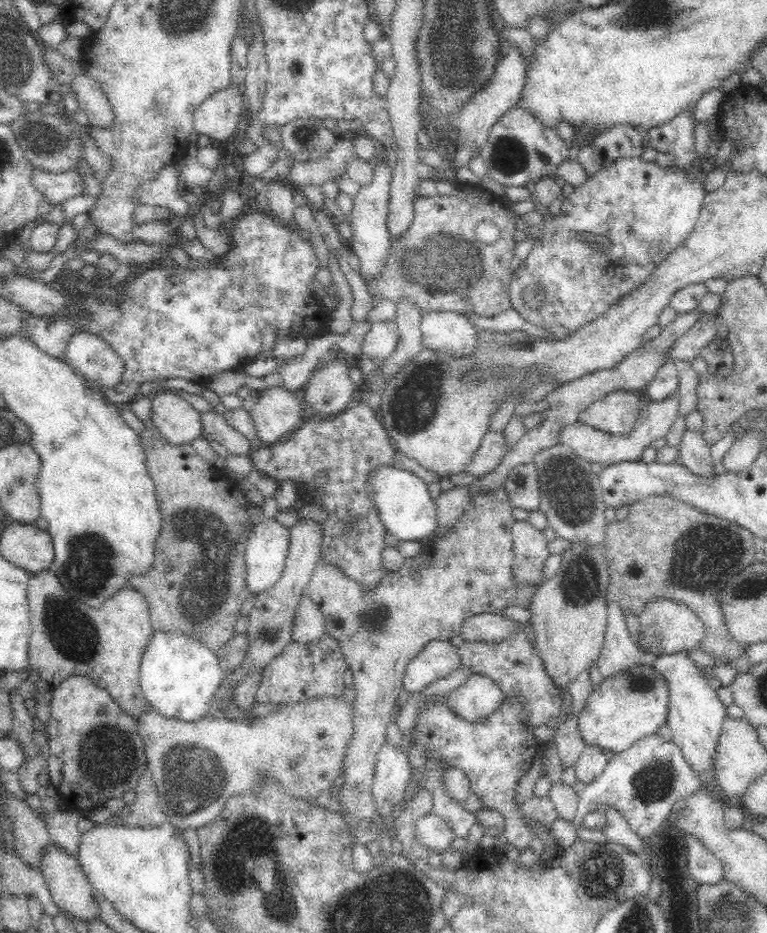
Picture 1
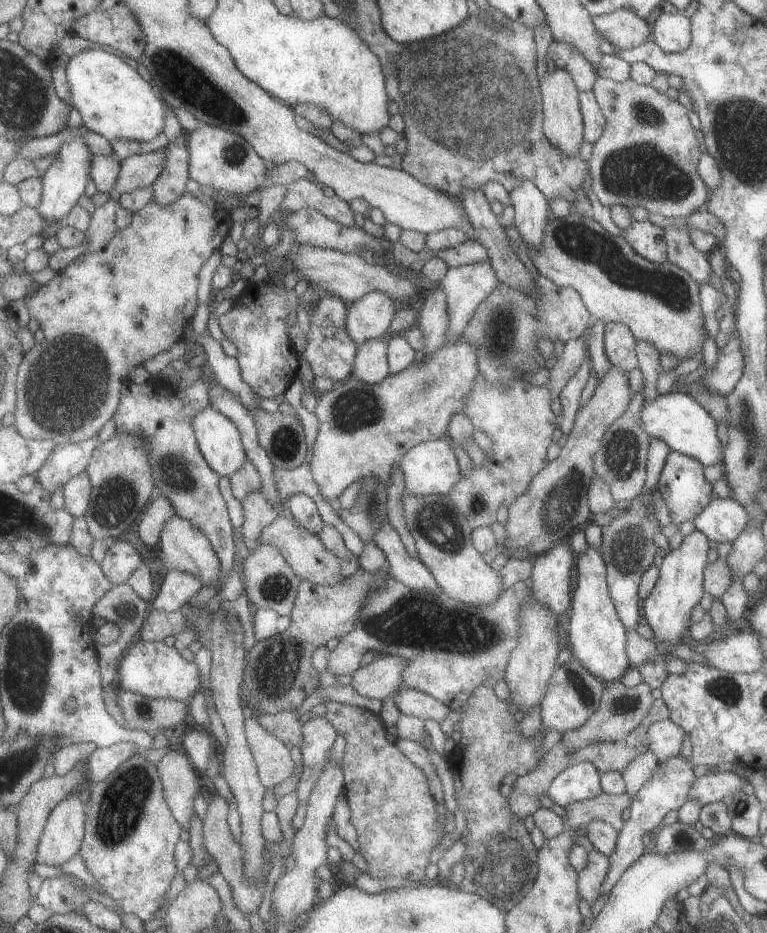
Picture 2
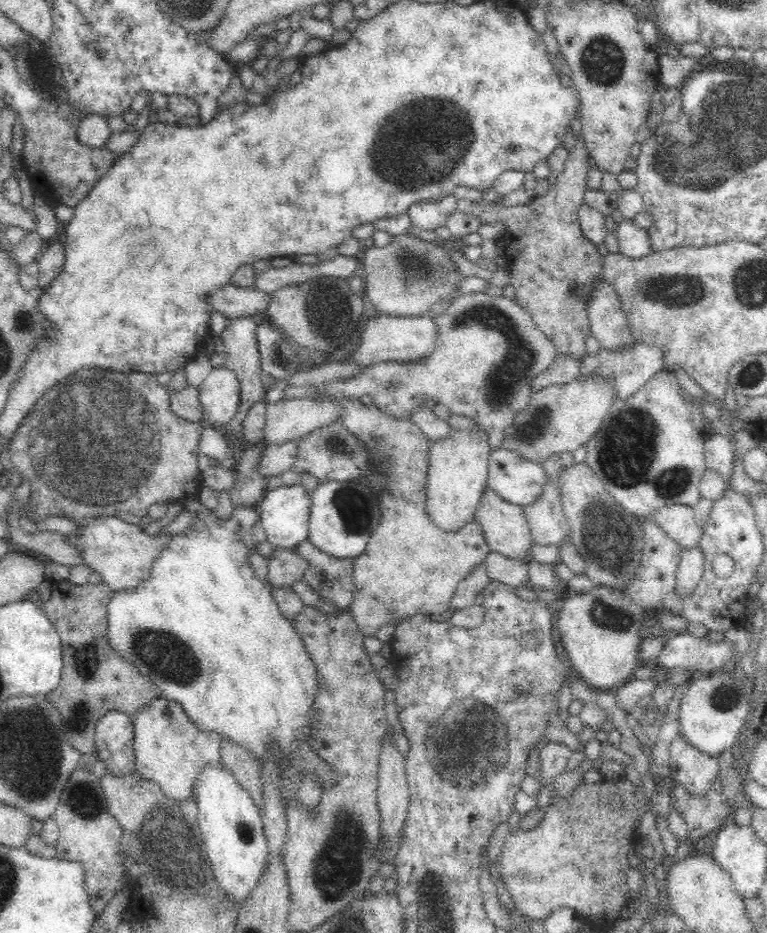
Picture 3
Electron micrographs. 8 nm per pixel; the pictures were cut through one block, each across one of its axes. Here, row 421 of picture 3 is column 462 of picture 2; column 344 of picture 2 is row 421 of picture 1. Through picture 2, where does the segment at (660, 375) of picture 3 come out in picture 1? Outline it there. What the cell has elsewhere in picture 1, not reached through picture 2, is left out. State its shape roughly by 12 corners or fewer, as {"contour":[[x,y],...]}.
{"contour":[[681,395],[647,401],[630,437],[582,422],[557,442],[604,468],[639,461],[672,429]]}

